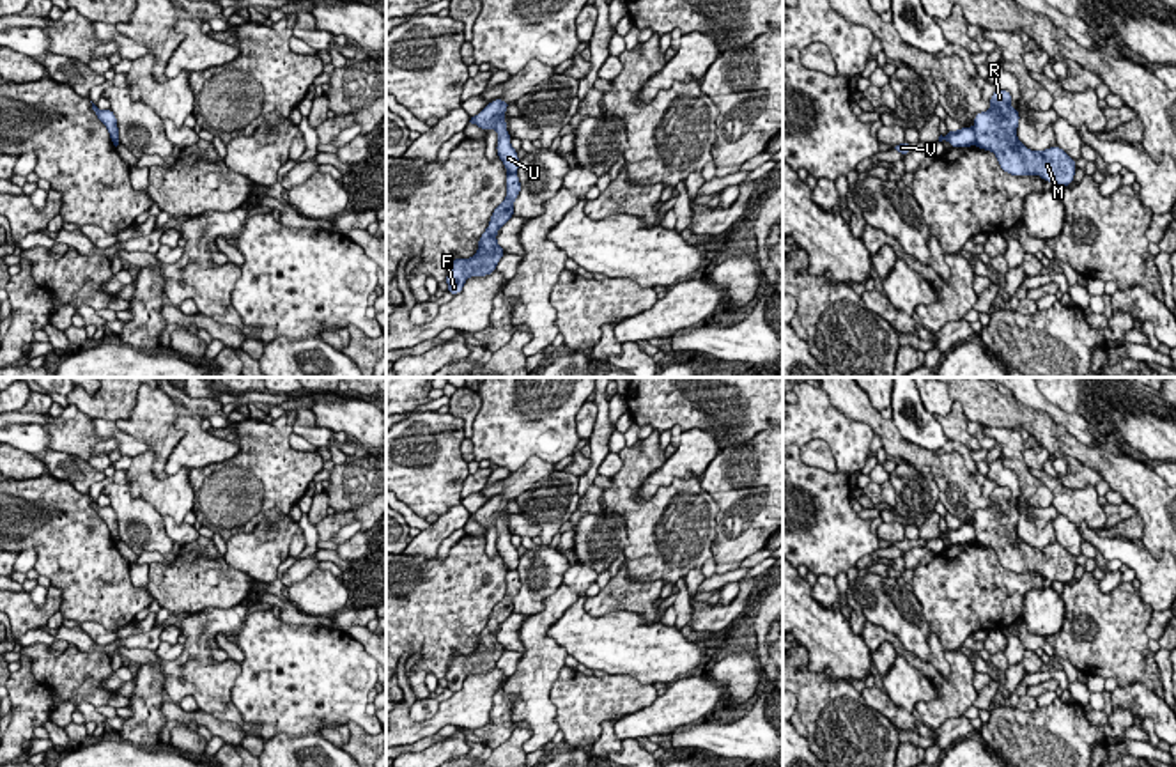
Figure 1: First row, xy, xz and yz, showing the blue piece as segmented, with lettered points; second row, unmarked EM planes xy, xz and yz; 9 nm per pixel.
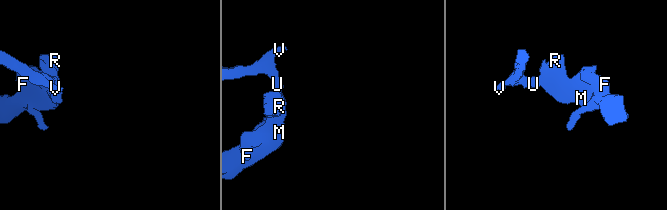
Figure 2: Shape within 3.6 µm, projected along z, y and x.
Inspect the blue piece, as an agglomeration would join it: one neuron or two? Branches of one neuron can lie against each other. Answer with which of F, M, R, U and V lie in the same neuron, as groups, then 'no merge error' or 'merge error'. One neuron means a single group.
groups F M R / U V; merge error

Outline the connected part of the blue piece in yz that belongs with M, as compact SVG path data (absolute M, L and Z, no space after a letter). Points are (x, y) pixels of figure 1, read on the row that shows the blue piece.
M995 90L990 97L990 110L974 117L976 145L992 151L1006 174L1040 175L1050 184L1070 186L1077 172L1075 159L1061 147L1045 151L1027 149L1017 136L1020 115L1010 105L1008 90Z

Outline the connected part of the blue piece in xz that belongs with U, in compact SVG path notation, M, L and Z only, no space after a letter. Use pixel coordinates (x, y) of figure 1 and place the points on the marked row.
M503 99L491 101L478 115L471 117L484 131L494 129L498 133L498 158L503 161L508 174L517 174L519 158L517 151L510 145L512 136L507 131L505 112L510 103Z

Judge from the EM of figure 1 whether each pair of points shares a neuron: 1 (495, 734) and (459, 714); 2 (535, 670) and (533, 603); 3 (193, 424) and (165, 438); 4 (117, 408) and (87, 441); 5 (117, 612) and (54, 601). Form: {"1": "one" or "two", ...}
{"1": "two", "2": "two", "3": "two", "4": "two", "5": "two"}

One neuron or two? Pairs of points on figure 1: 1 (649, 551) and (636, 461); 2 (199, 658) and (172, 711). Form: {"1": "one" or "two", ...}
{"1": "one", "2": "two"}

